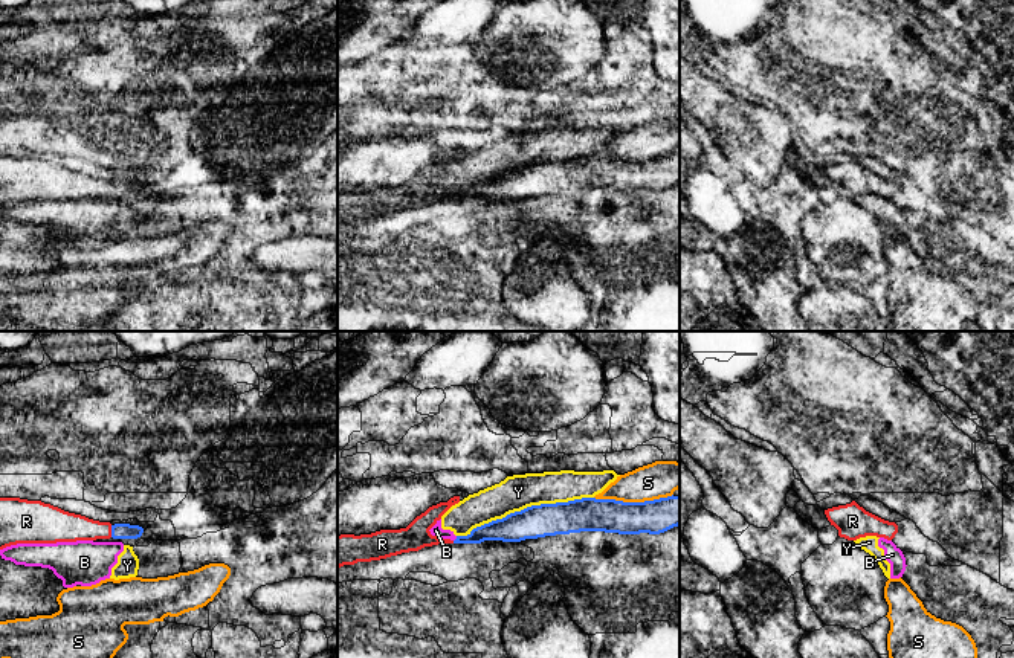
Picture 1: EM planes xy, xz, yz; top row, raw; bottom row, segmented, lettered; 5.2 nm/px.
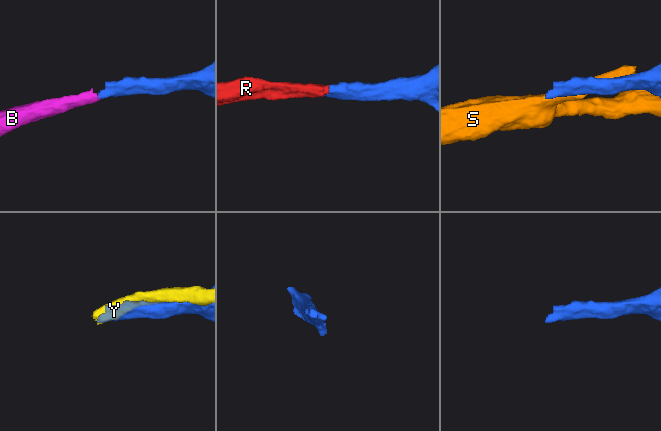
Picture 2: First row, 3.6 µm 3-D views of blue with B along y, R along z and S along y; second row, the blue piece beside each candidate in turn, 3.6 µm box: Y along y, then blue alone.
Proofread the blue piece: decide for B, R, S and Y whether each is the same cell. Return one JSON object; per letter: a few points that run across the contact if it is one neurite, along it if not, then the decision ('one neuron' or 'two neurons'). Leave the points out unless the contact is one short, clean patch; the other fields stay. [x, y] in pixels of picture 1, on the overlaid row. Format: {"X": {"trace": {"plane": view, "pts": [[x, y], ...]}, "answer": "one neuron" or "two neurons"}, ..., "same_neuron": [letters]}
{"B": {"trace": {"plane": "xz", "pts": [[457, 536], [454, 541]]}, "answer": "two neurons"}, "R": {"trace": {"plane": "xy", "pts": [[118, 530], [112, 532], [64, 527]]}, "answer": "one neuron"}, "S": {"answer": "two neurons"}, "Y": {"answer": "two neurons"}, "same_neuron": ["R"]}

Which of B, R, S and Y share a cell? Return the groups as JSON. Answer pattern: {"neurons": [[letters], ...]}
{"neurons": [["B", "Y"], ["R"], ["S"]]}

